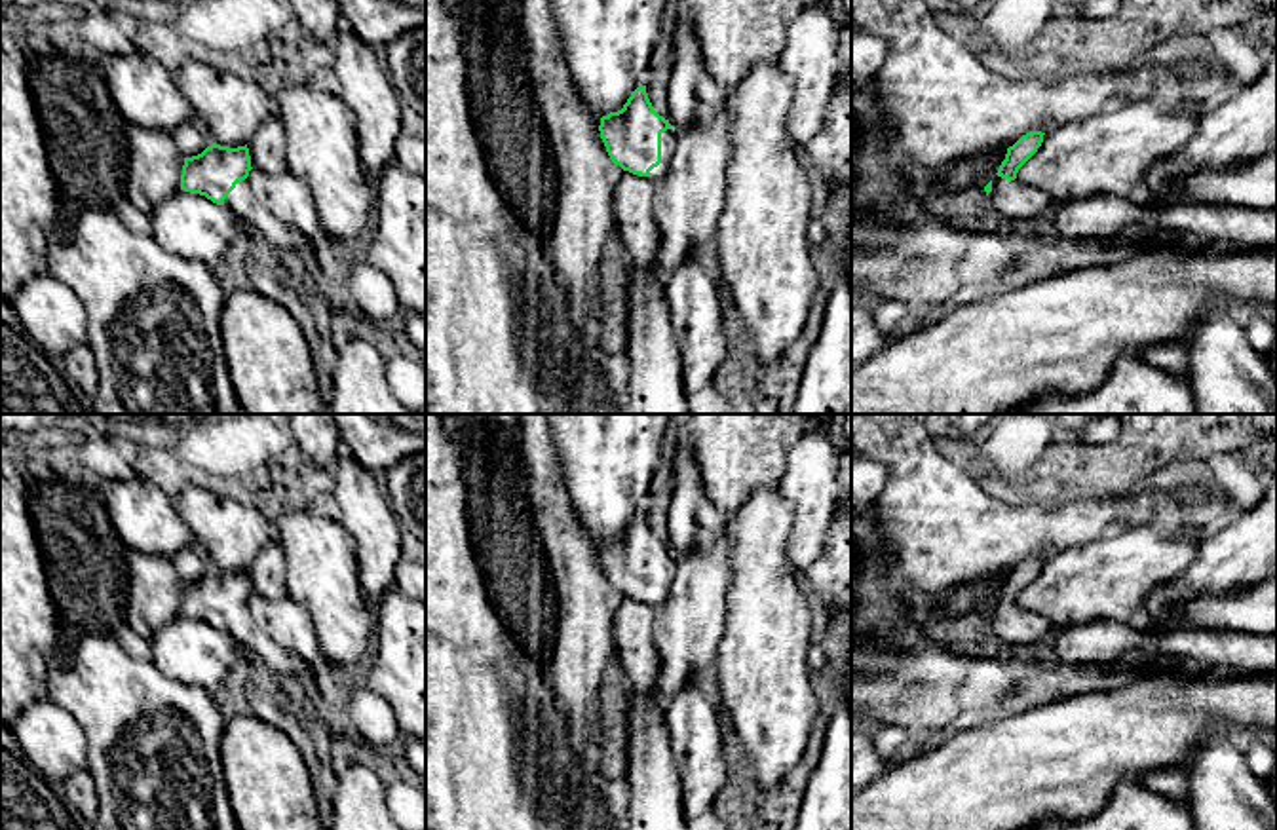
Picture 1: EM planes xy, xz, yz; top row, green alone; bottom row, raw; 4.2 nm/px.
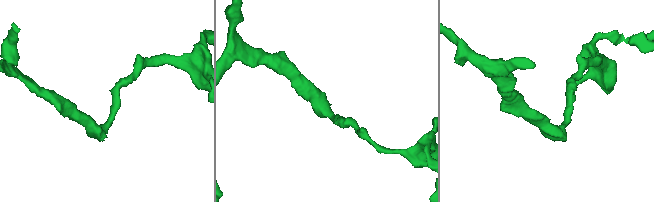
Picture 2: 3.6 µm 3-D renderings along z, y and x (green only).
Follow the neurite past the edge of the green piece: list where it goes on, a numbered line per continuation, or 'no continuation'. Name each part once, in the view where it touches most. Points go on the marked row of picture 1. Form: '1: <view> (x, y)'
1: xz (669, 139)

